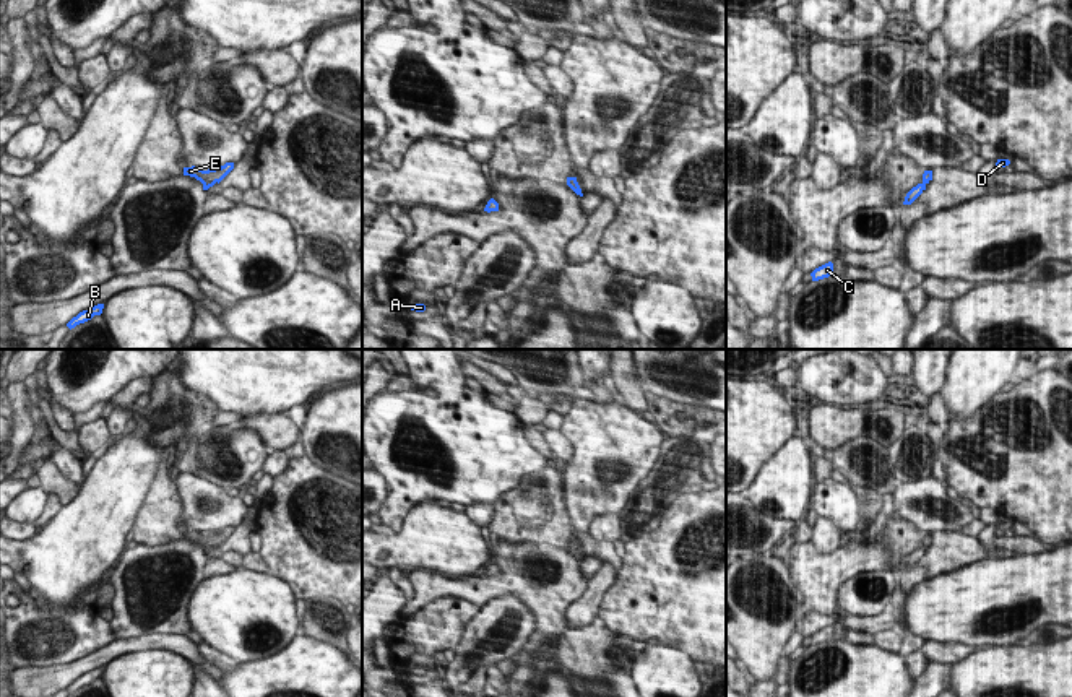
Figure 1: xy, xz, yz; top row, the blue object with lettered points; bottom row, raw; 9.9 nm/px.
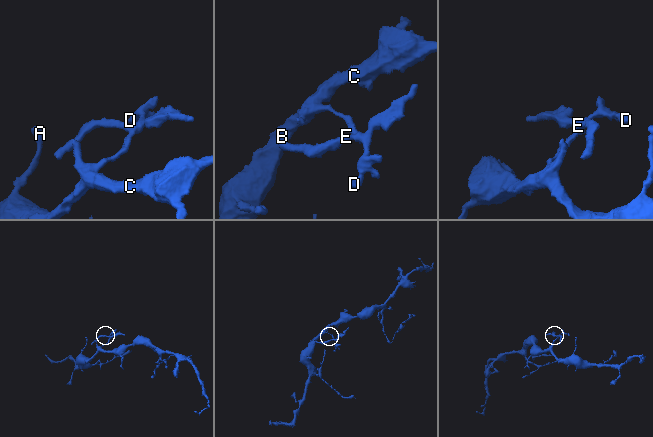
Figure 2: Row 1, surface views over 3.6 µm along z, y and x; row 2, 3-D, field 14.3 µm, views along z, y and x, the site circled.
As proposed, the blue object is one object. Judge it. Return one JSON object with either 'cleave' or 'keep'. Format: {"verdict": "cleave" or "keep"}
{"verdict": "cleave"}

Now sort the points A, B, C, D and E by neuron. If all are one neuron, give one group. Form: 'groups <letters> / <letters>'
groups A B C / D E

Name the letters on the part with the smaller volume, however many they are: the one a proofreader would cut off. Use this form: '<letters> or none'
D, E

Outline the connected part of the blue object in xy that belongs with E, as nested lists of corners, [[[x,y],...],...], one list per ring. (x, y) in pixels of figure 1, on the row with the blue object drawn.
[[[226,162],[221,167],[214,167],[208,171],[192,166],[192,167],[184,167],[184,175],[195,177],[203,185],[210,185],[210,184],[214,185],[216,182],[219,184],[232,169],[234,169],[234,162]]]

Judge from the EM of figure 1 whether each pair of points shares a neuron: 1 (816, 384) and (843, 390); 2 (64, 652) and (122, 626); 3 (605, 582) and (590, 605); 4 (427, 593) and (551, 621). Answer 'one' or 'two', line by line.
1: one
2: two
3: one
4: one

